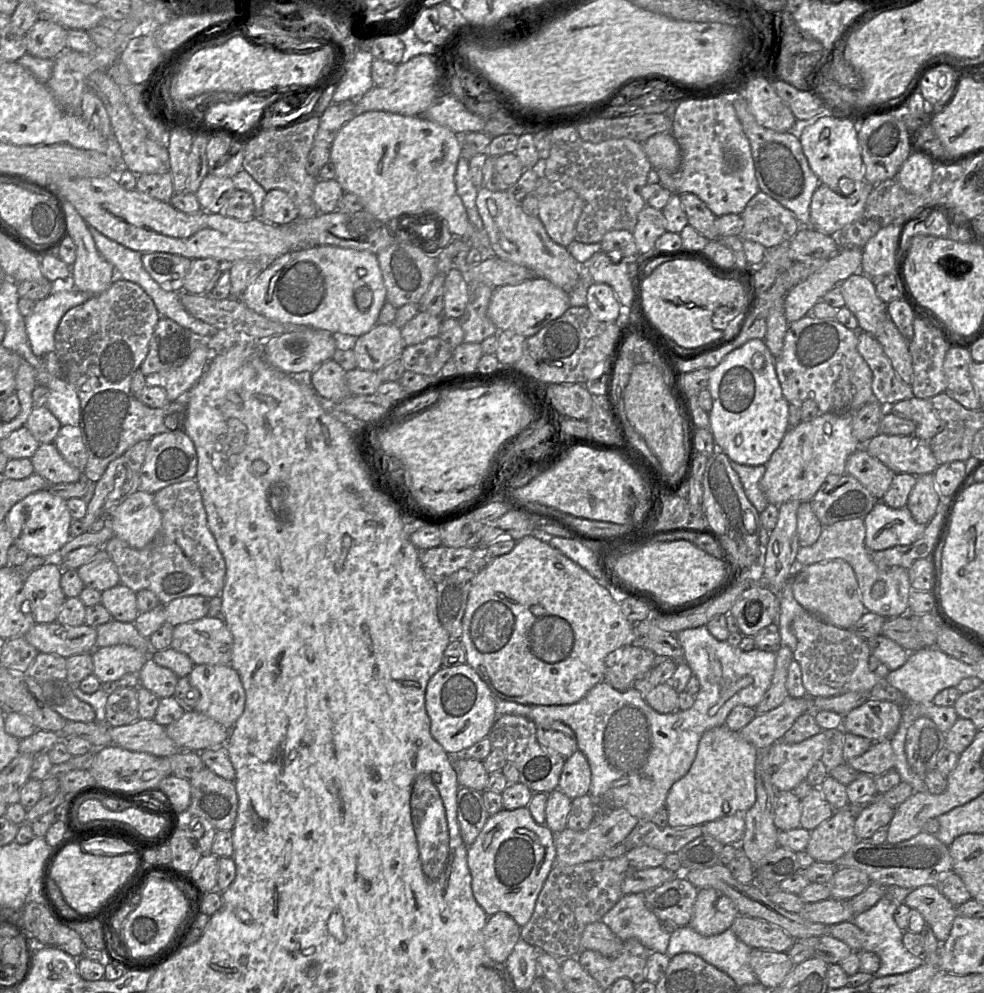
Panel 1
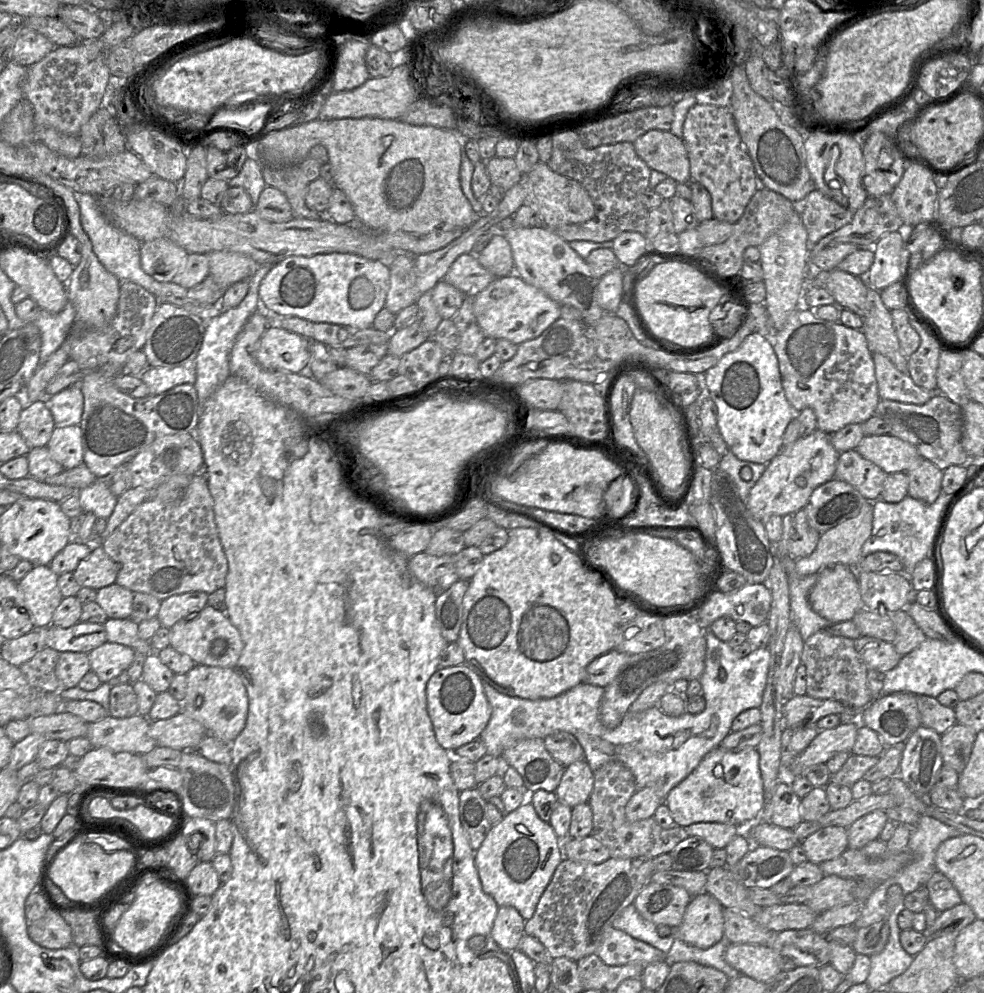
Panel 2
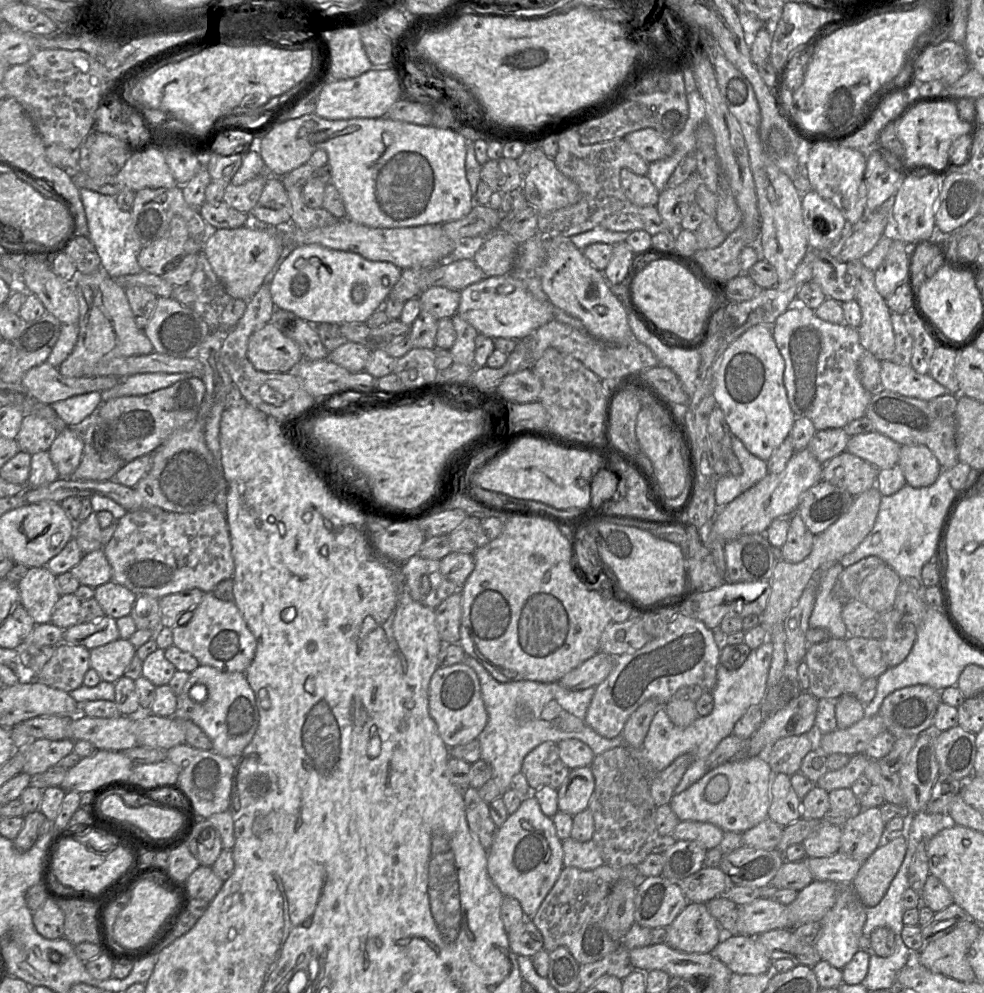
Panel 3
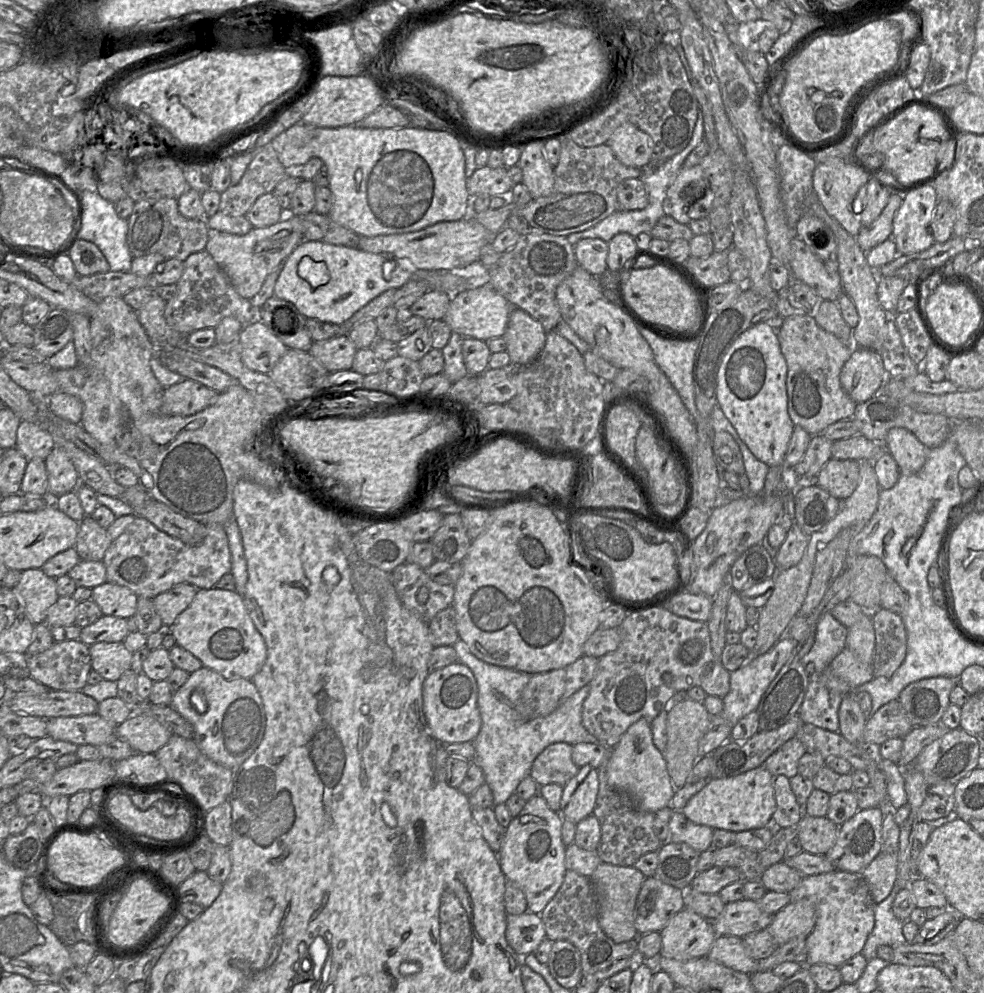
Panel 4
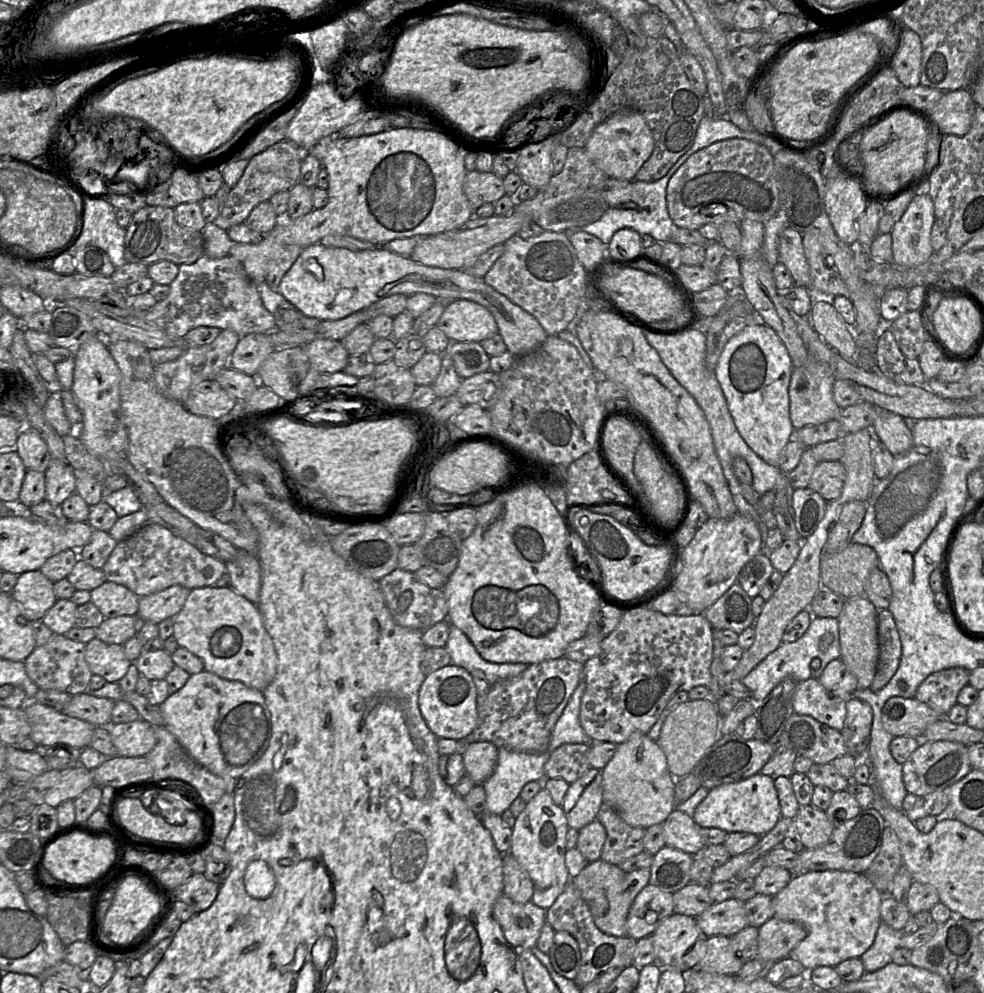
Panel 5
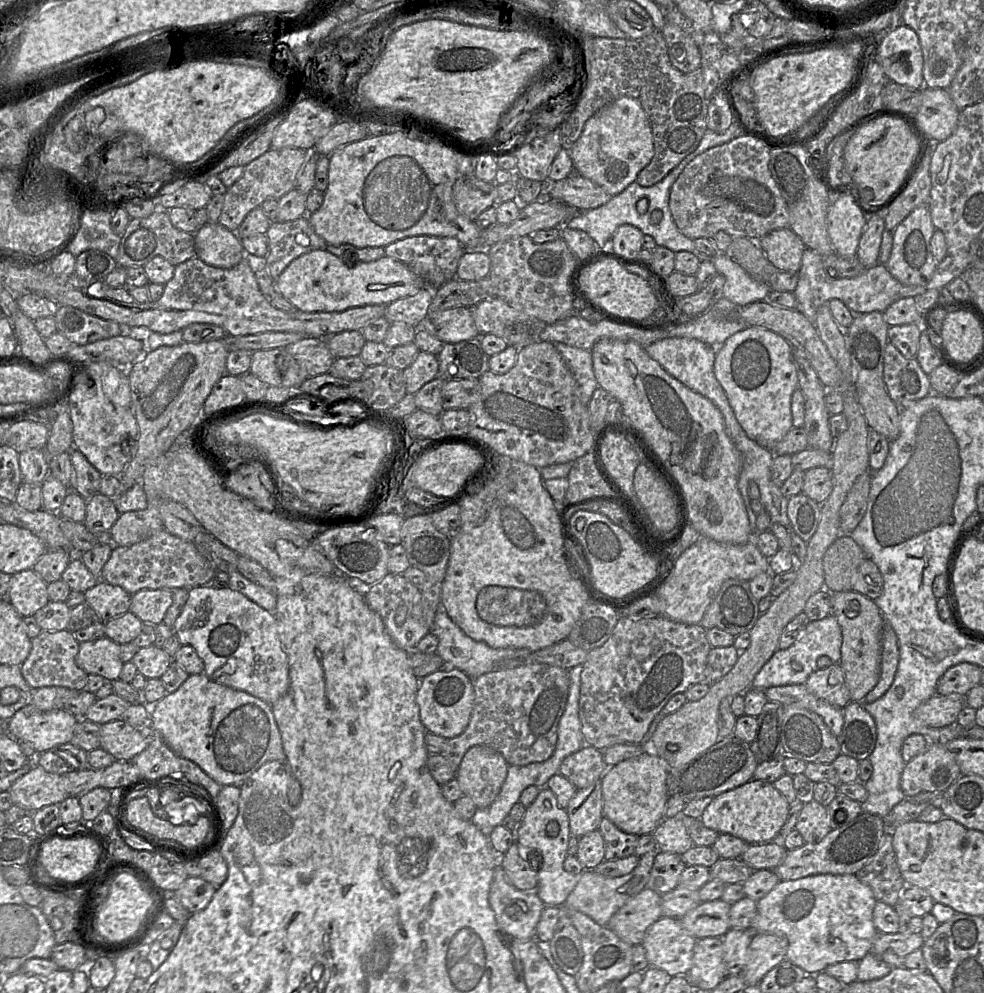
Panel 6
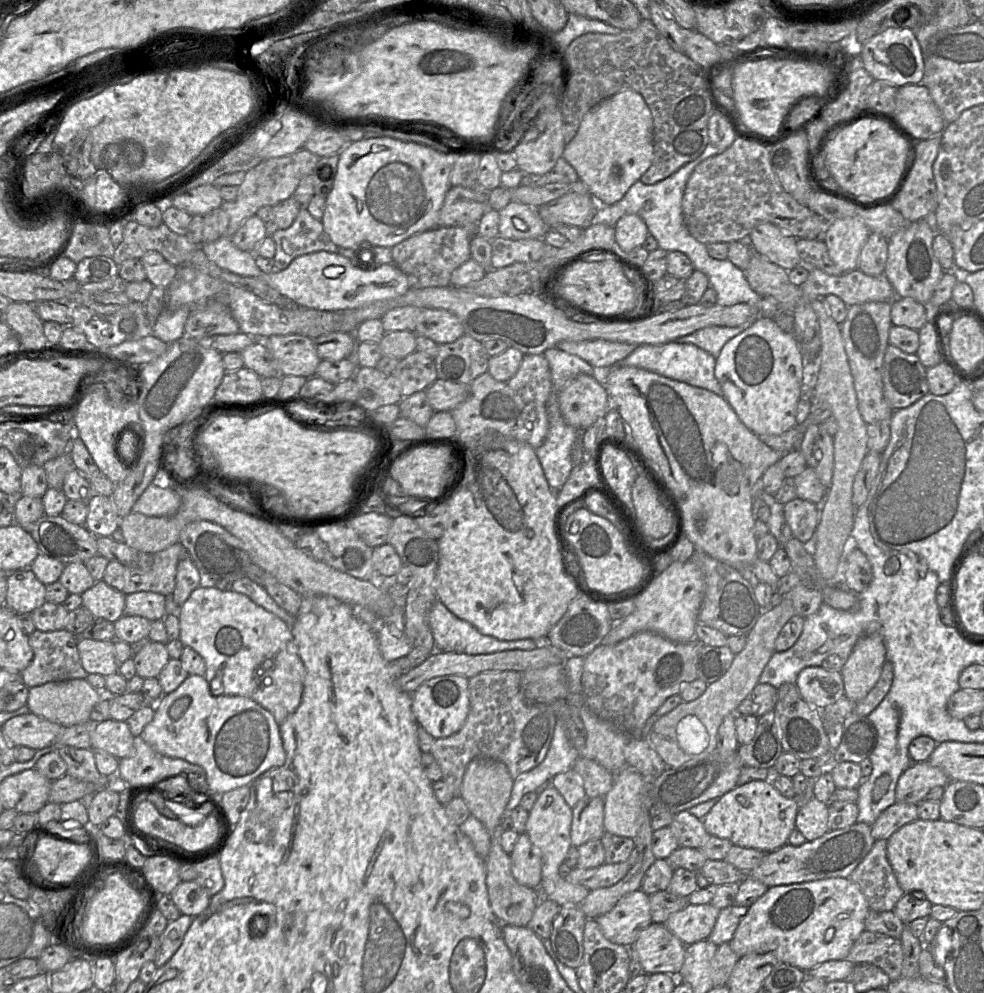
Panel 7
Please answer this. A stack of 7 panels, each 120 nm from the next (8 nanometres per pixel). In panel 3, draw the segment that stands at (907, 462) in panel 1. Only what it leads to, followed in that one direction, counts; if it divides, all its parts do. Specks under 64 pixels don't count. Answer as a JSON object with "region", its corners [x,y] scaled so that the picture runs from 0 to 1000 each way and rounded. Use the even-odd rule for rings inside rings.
{"region":[[[891,434],[865,439],[860,454],[893,472],[903,472],[914,465],[917,448]]]}

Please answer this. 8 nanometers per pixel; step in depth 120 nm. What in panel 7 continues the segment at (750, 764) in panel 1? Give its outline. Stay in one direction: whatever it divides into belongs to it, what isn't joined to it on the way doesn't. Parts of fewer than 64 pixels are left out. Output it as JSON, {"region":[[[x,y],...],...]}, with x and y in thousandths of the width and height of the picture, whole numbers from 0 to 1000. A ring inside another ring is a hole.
{"region":[[[766,785],[755,791],[749,791],[731,805],[723,816],[714,824],[714,831],[723,842],[729,842],[741,846],[747,852],[765,854],[777,859],[786,858],[800,850],[804,838],[809,834],[809,821],[812,814],[807,804],[799,804],[786,792],[785,788],[778,785]],[[750,802],[757,804],[757,811],[752,811]]]}

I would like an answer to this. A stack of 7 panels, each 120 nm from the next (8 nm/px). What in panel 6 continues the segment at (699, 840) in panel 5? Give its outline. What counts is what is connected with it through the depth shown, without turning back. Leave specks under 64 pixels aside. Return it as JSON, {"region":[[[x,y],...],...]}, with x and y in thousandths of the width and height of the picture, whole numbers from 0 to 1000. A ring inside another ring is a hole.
{"region":[[[688,821],[676,824],[663,839],[668,857],[694,860],[705,852],[692,824]]]}

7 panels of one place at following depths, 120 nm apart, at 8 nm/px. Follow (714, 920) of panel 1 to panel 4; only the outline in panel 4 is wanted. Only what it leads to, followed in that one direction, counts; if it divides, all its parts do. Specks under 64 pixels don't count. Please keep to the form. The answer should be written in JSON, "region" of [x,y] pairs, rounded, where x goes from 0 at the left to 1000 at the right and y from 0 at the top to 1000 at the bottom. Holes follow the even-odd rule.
{"region":[[[700,914],[687,919],[671,941],[671,962],[688,967],[718,964],[729,944],[723,928]]]}

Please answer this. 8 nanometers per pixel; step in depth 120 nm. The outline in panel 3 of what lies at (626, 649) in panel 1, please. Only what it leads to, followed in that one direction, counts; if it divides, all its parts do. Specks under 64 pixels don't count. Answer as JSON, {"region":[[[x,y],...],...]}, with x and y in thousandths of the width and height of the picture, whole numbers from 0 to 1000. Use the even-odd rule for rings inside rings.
{"region":[[[608,657],[573,680],[567,688],[577,695],[606,692],[620,679],[624,669],[624,661],[615,657]]]}

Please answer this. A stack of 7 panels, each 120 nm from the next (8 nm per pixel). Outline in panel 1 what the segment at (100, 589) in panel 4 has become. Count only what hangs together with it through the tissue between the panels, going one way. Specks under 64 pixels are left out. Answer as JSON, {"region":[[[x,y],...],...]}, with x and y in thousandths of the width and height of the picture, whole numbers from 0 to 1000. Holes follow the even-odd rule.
{"region":[[[126,588],[104,595],[103,608],[118,625],[135,627],[141,618],[138,596]]]}

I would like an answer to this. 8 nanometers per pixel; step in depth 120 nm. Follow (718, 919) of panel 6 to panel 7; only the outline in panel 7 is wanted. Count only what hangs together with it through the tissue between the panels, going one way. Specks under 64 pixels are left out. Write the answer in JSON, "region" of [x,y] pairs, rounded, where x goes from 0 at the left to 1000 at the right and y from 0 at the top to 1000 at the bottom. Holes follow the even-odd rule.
{"region":[[[700,909],[696,914],[683,919],[674,931],[698,953],[721,945],[731,916],[722,909]]]}

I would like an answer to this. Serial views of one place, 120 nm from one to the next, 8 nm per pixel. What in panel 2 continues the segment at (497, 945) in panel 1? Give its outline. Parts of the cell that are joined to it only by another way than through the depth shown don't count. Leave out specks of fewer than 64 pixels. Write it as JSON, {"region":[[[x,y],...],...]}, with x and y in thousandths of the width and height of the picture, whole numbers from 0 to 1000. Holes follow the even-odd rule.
{"region":[[[509,912],[501,930],[500,945],[509,956],[519,960],[526,955],[534,941],[534,928],[524,914]]]}

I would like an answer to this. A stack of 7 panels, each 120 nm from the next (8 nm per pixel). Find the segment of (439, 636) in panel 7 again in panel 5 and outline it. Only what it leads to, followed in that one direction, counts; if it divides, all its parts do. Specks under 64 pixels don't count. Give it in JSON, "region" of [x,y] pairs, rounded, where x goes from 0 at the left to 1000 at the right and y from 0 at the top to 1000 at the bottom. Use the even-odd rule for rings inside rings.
{"region":[[[461,629],[457,630],[457,637],[456,637],[455,646],[453,648],[452,653],[454,654],[456,660],[458,662],[458,669],[474,674],[477,677],[477,679],[479,680],[480,685],[481,685],[483,692],[484,692],[484,714],[485,714],[485,702],[493,702],[496,699],[499,692],[505,686],[523,682],[523,681],[527,680],[528,678],[530,678],[532,676],[534,676],[535,673],[538,671],[538,670],[535,670],[532,668],[505,669],[505,668],[500,668],[500,667],[496,667],[496,666],[492,665],[488,661],[488,659],[485,657],[485,655],[483,654],[481,649],[479,648],[479,646],[476,644],[476,641],[466,632],[464,632]]]}

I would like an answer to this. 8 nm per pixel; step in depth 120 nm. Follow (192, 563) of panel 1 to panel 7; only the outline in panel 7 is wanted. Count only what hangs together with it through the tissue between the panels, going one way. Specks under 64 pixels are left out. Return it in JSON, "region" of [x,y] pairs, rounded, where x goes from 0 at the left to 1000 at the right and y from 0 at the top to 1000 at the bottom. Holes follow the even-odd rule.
{"region":[[[180,546],[155,558],[152,571],[130,571],[120,565],[111,564],[105,585],[127,599],[152,595],[174,601],[179,590],[180,570],[191,560],[189,552]]]}

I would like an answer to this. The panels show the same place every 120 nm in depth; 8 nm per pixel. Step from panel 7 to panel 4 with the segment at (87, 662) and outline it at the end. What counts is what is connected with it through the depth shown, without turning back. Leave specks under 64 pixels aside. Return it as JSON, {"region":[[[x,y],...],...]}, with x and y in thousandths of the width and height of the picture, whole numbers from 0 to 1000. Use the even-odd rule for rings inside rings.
{"region":[[[100,647],[90,651],[93,674],[106,685],[120,686],[133,674],[135,657],[126,647]]]}

